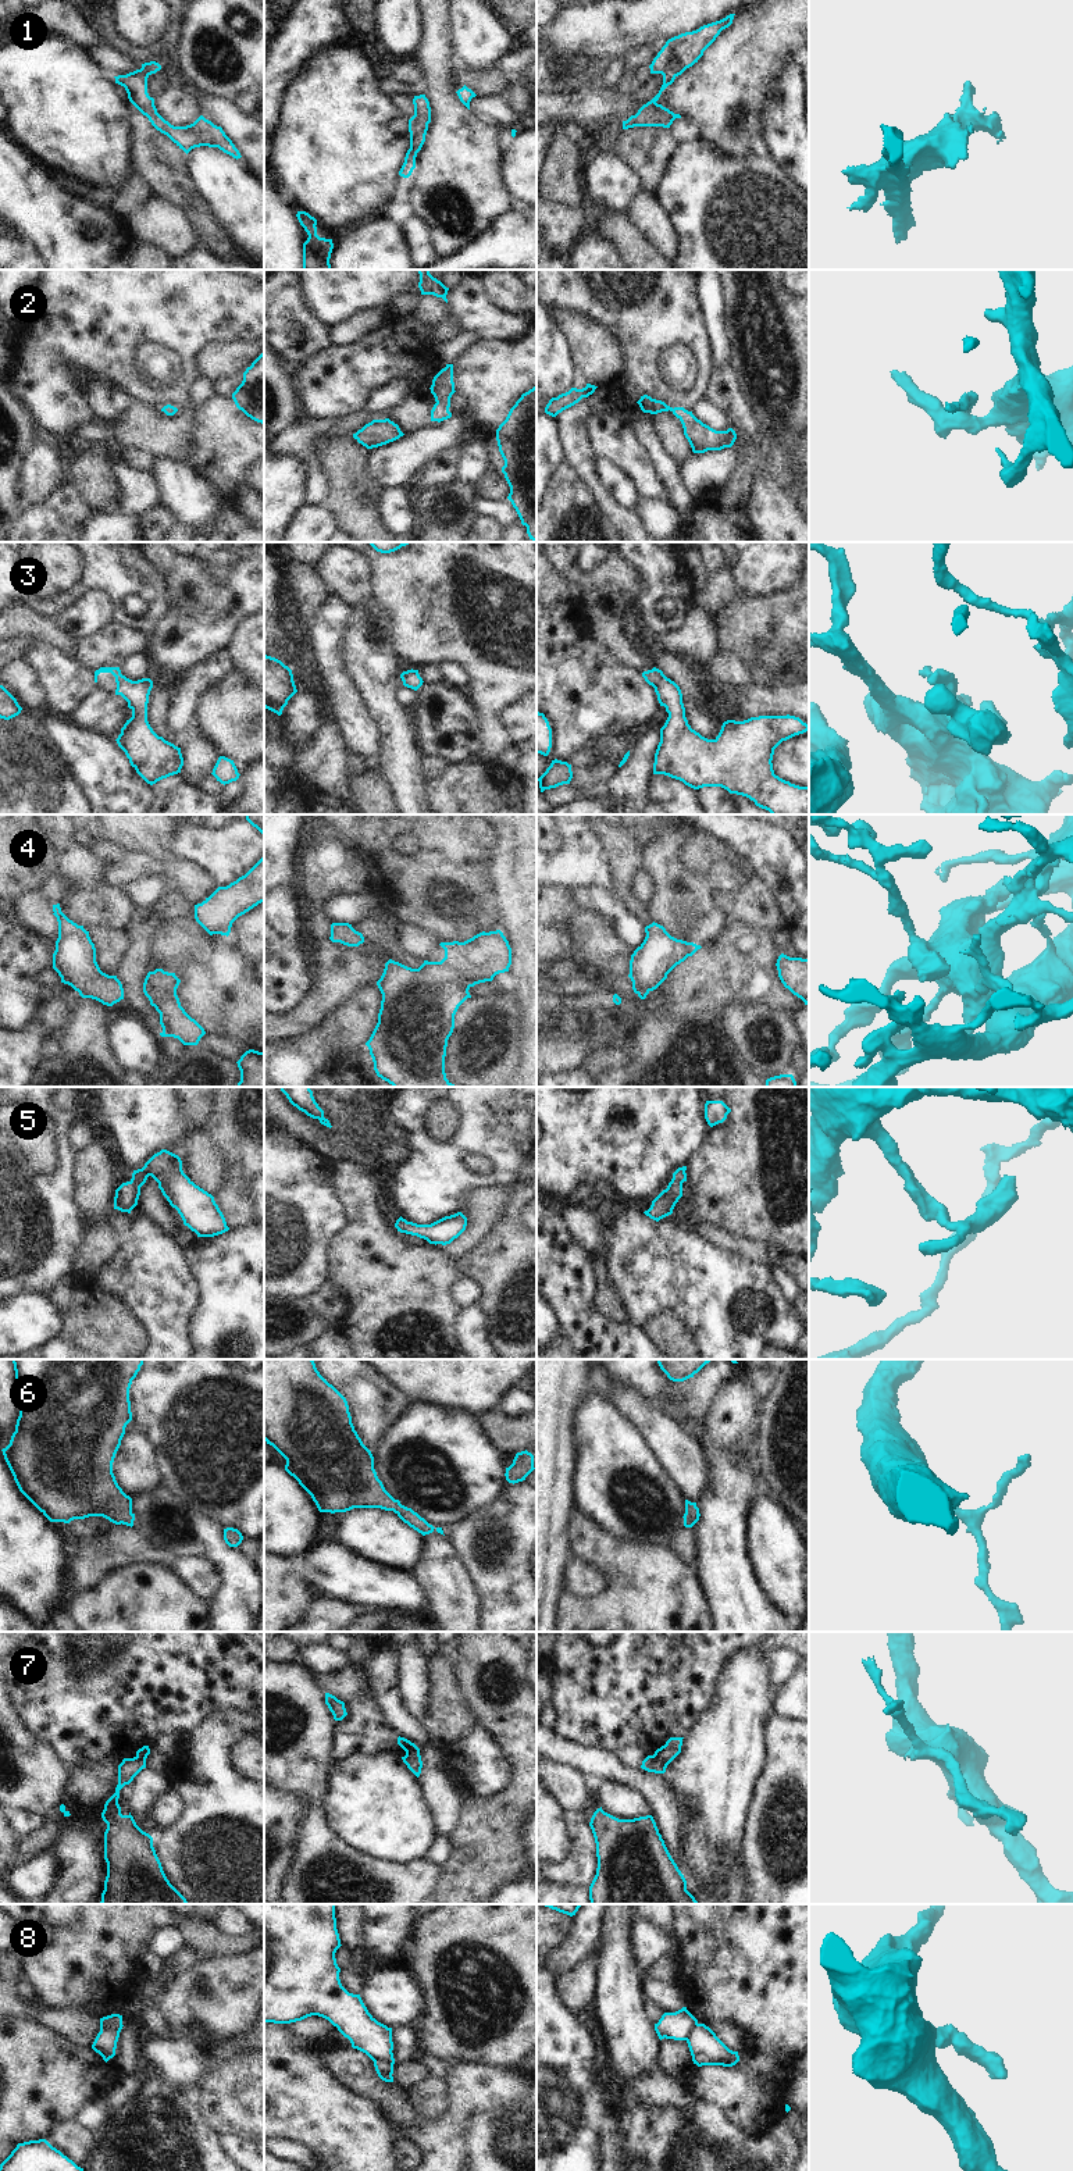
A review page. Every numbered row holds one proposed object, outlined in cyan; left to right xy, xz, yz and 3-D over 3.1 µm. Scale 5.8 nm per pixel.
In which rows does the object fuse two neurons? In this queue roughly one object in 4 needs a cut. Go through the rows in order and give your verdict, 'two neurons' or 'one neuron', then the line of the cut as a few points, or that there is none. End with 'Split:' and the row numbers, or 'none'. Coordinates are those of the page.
1: one neuron; cut none
2: one neuron; cut none
3: one neuron; cut none
4: one neuron; cut none
5: one neuron; cut none
6: one neuron; cut none
7: two neurons; cut yz (653, 1754), (666, 1765)
8: two neurons; cut xy (100, 2029), (116, 2029), (118, 2032)
Split: 7, 8

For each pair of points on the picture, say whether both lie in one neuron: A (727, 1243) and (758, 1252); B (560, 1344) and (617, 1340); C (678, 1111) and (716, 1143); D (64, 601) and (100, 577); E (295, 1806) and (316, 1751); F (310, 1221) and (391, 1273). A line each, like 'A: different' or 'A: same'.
A: same
B: different
C: different
D: same
E: different
F: different

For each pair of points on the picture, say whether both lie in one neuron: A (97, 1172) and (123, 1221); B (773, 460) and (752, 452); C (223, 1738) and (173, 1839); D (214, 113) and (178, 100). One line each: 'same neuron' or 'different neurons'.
A: different neurons
B: same neuron
C: same neuron
D: different neurons

